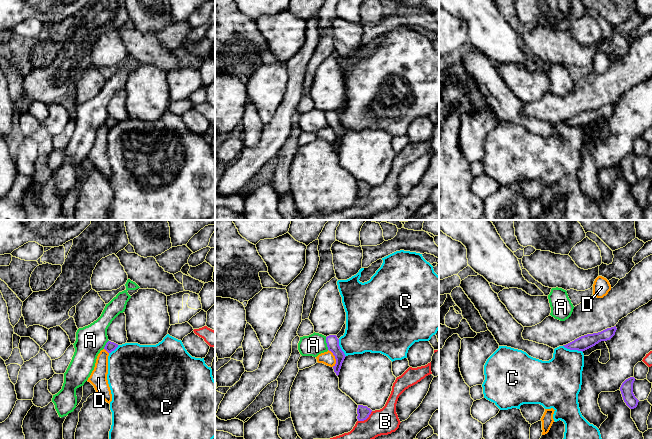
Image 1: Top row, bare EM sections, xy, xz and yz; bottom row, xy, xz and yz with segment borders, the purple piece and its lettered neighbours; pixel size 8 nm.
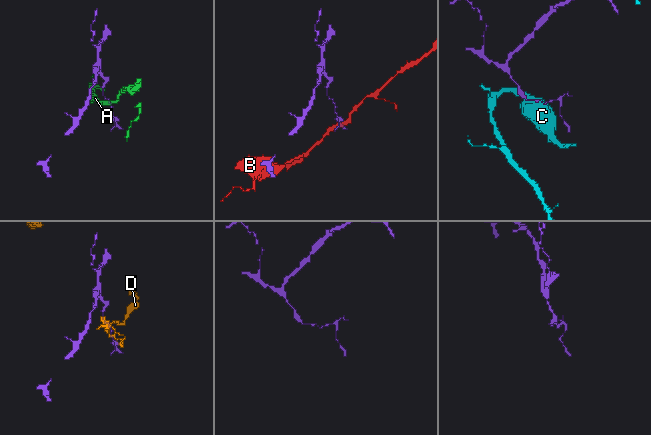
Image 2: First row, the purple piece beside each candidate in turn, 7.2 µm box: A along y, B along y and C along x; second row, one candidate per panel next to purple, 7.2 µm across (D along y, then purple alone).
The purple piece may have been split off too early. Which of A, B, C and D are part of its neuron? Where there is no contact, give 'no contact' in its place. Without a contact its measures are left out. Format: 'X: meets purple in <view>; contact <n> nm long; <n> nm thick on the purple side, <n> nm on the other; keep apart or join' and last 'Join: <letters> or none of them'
A: meets purple in xz; contact 110 nm long; 100 nm thick on the purple side, 170 nm on the other; keep apart
B: meets purple in xz; contact 150 nm long; 100 nm thick on the purple side, 200 nm on the other; keep apart
C: meets purple in yz; contact 170 nm long; 120 nm thick on the purple side, 340 nm on the other; keep apart
D: meets purple in xz; contact 150 nm long; 100 nm thick on the purple side, 110 nm on the other; keep apart
Join: none of them

